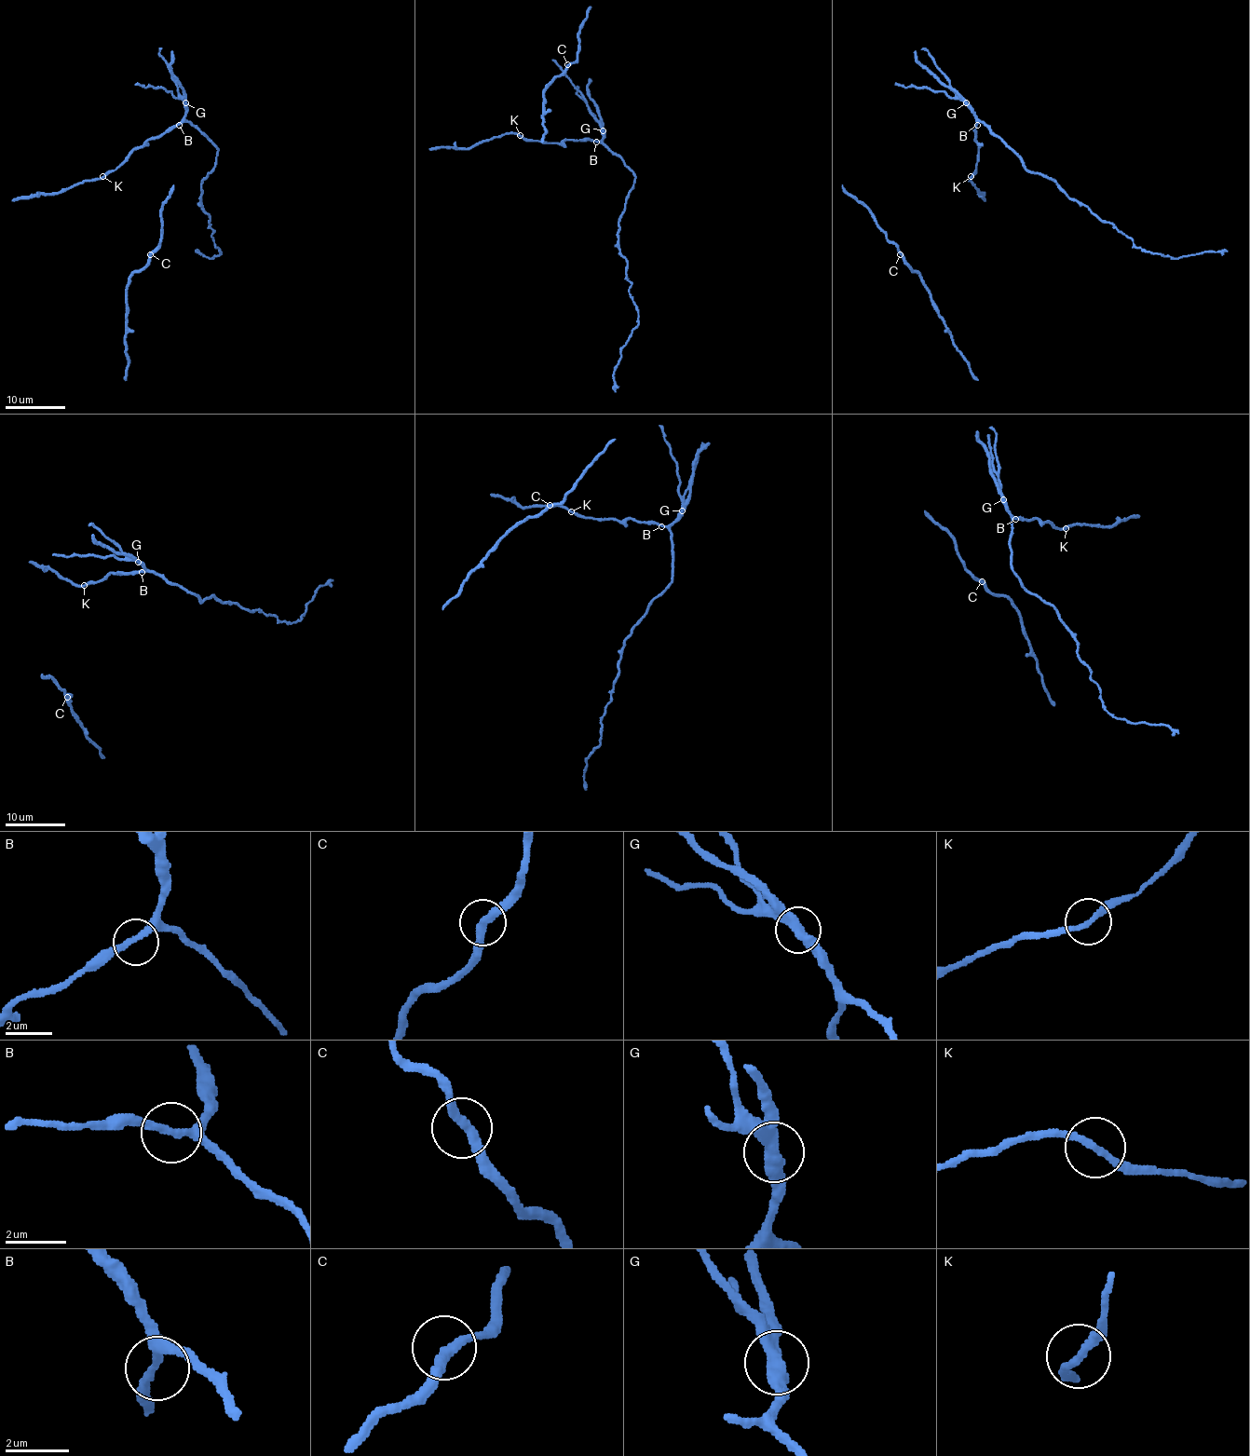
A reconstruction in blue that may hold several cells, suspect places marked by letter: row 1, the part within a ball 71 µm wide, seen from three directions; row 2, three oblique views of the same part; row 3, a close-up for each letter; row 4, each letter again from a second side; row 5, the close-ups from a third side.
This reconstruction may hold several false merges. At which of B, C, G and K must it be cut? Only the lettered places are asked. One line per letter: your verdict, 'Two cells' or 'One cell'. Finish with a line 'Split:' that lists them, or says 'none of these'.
B: One cell
C: One cell
G: Two cells
K: One cell
Split: G

